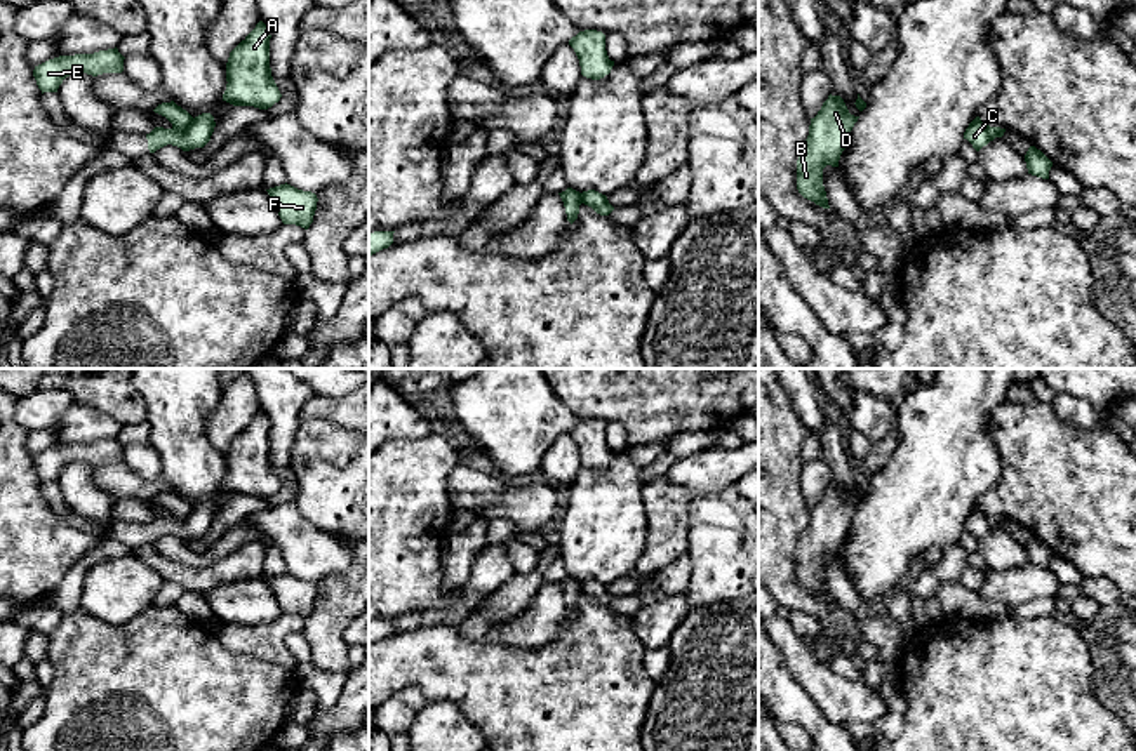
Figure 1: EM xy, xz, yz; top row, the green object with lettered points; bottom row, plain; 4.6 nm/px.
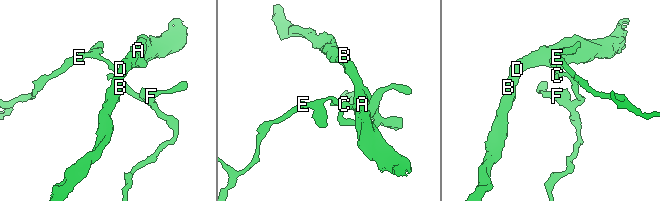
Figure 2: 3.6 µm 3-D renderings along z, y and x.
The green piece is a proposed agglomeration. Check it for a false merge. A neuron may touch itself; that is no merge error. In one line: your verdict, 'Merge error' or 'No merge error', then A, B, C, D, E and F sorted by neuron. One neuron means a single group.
Merge error. Groups: A B C D / E F

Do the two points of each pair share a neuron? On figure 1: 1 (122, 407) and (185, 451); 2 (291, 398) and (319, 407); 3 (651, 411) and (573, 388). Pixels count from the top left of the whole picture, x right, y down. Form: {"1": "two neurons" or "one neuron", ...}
{"1": "two neurons", "2": "two neurons", "3": "one neuron"}

